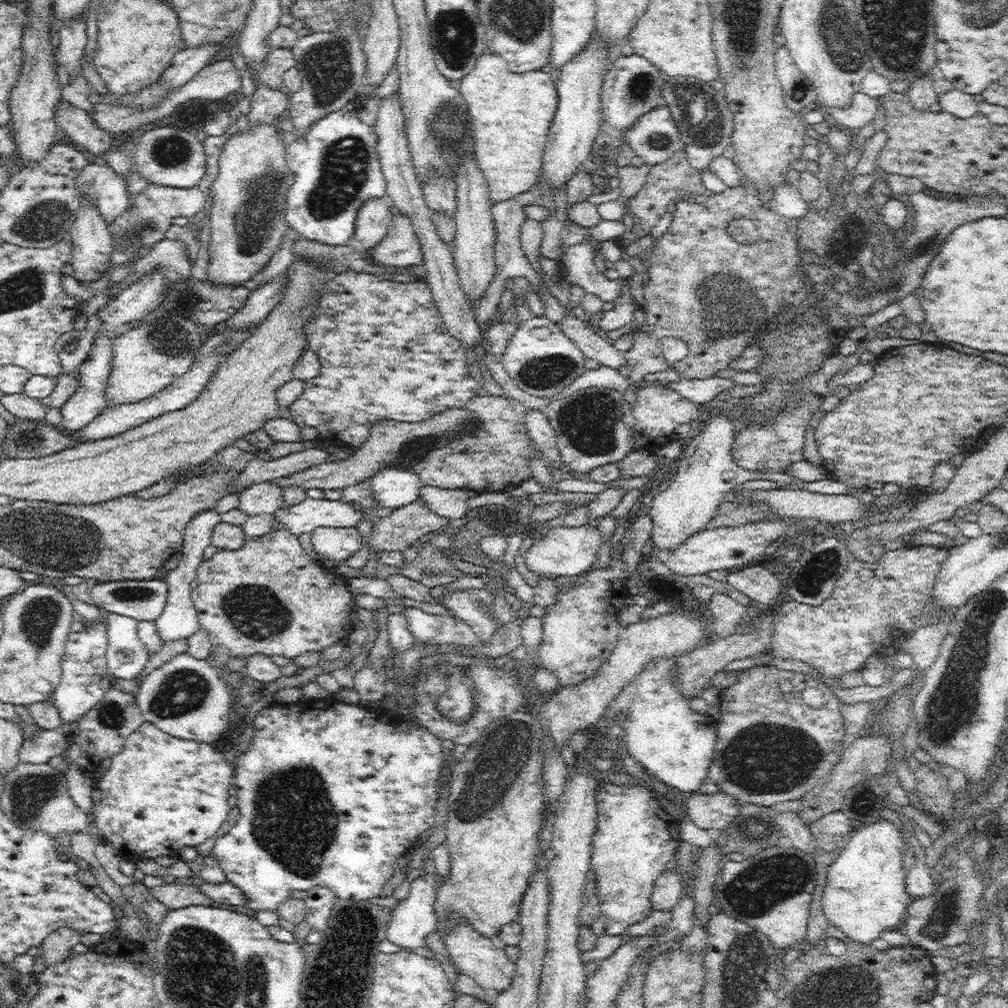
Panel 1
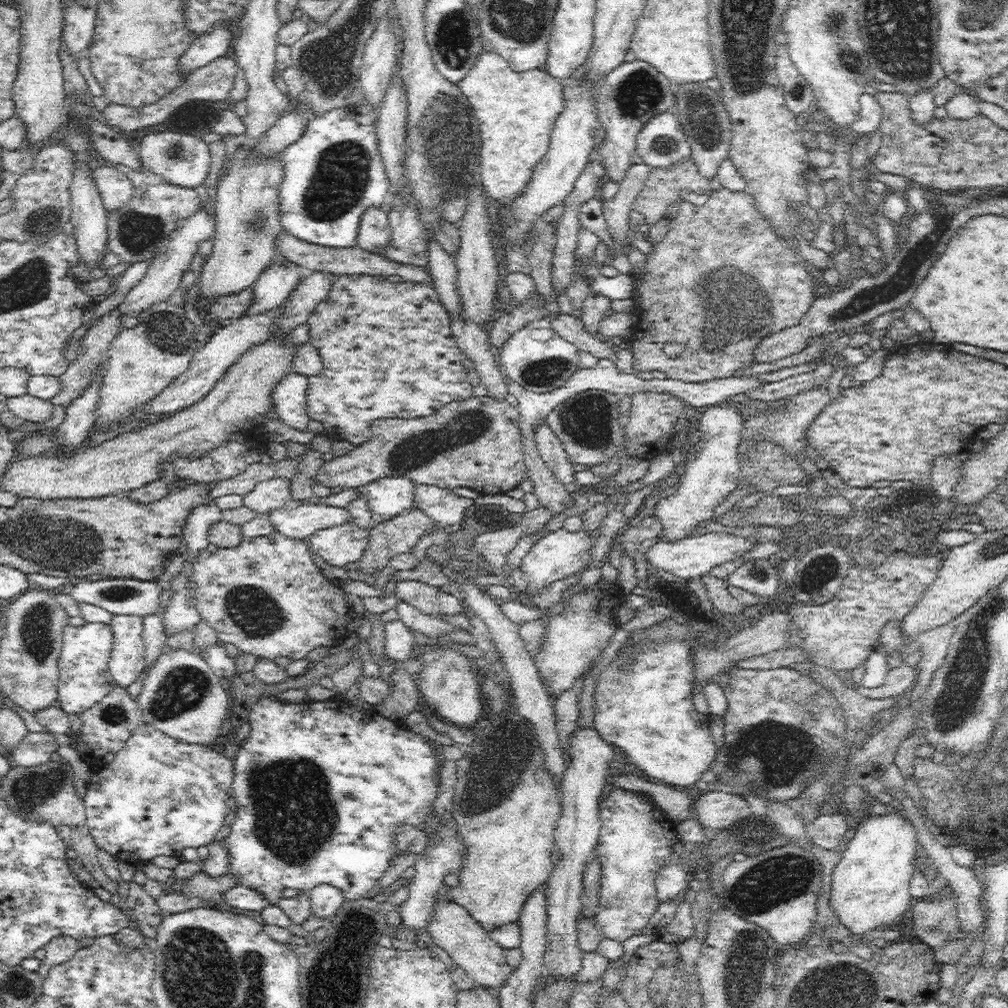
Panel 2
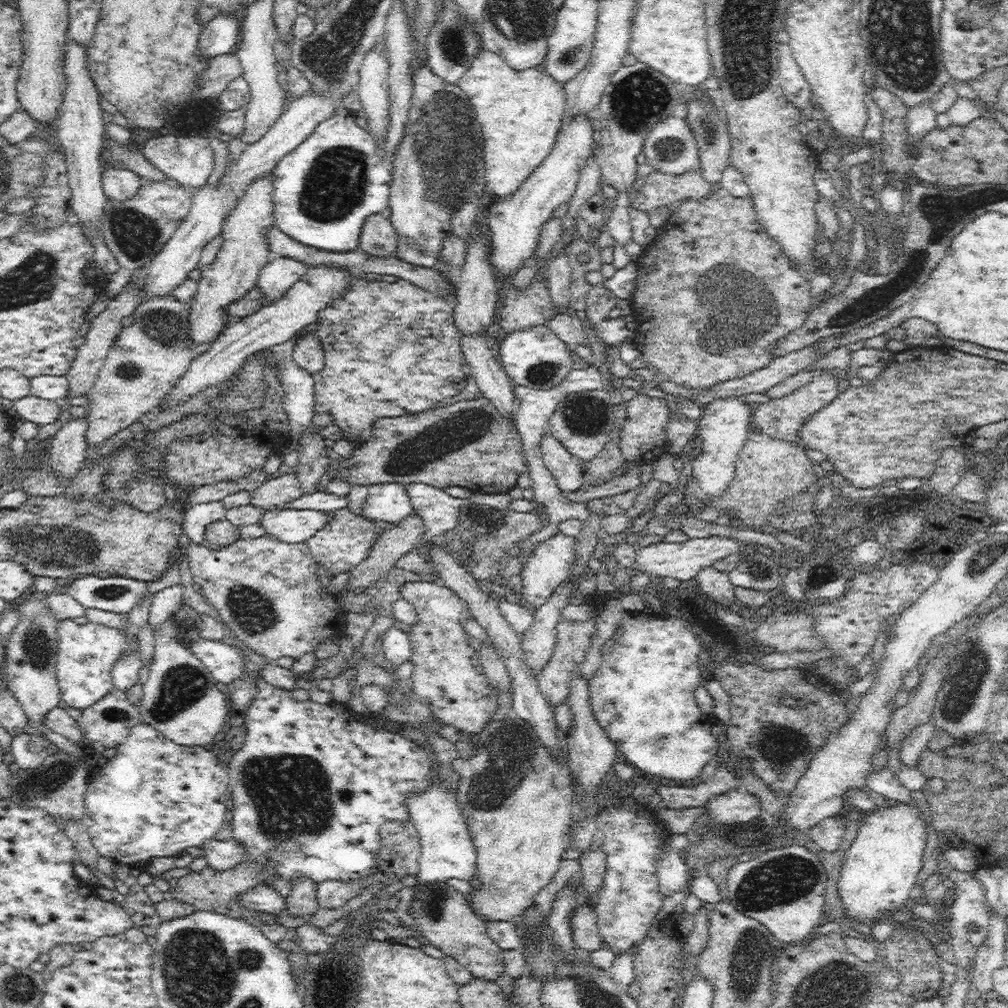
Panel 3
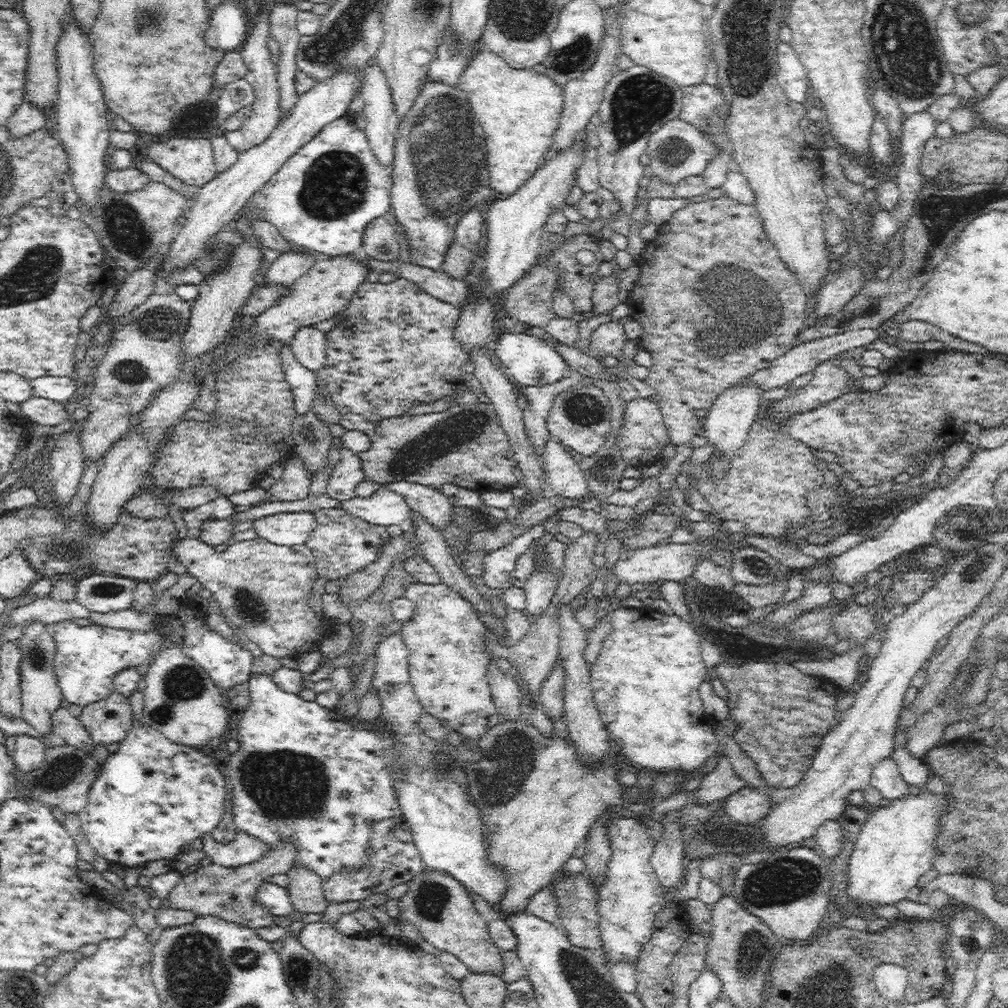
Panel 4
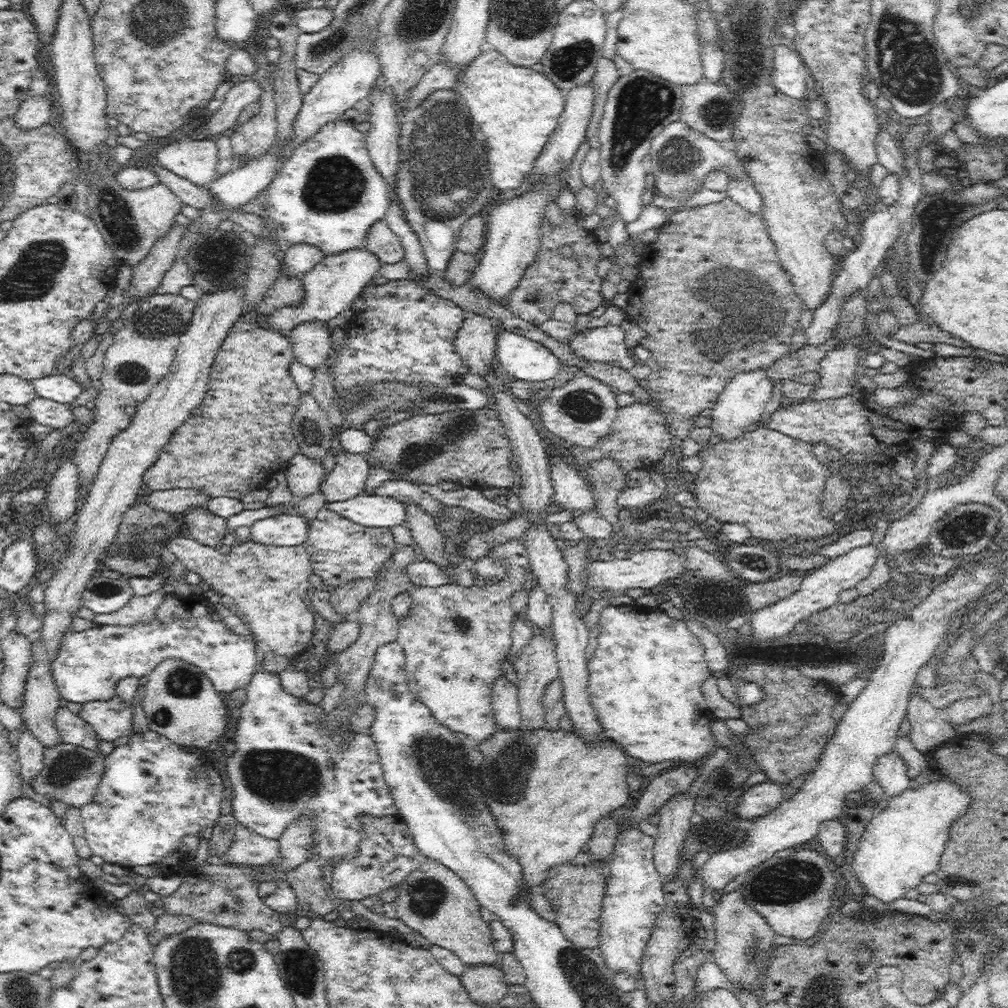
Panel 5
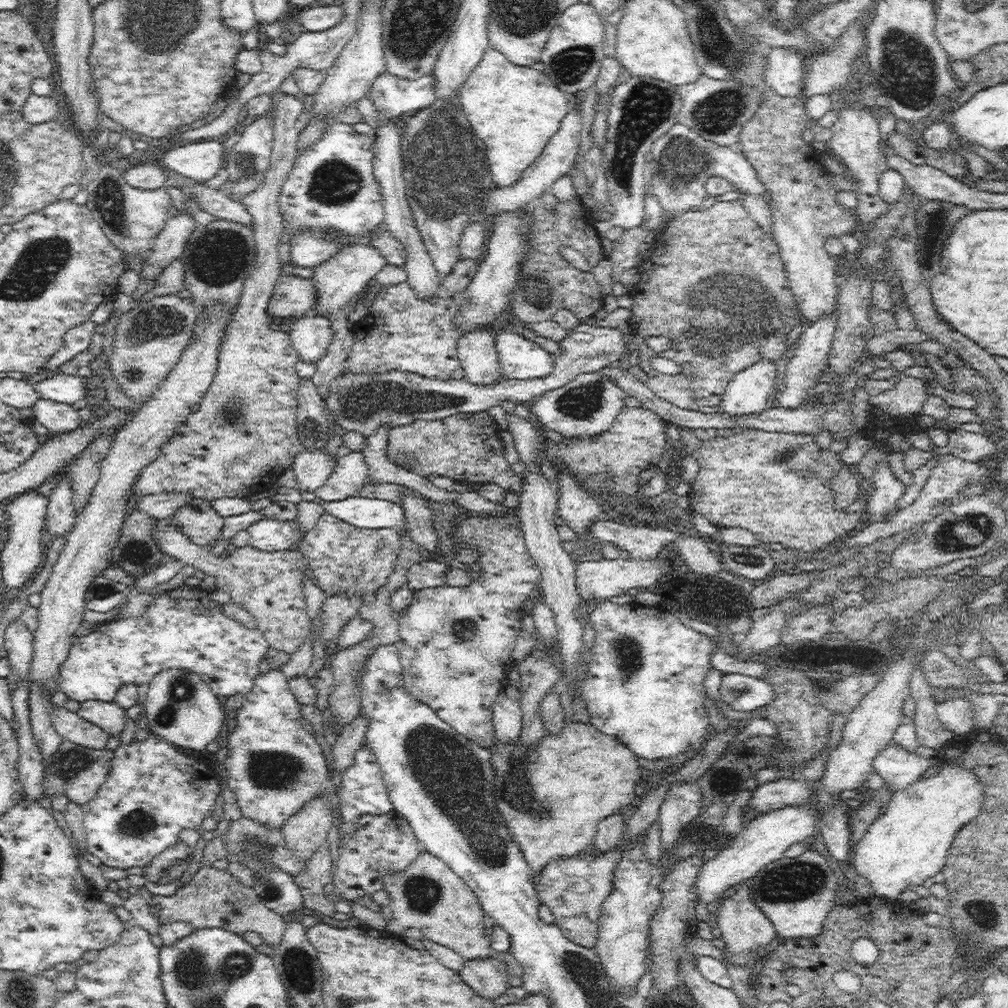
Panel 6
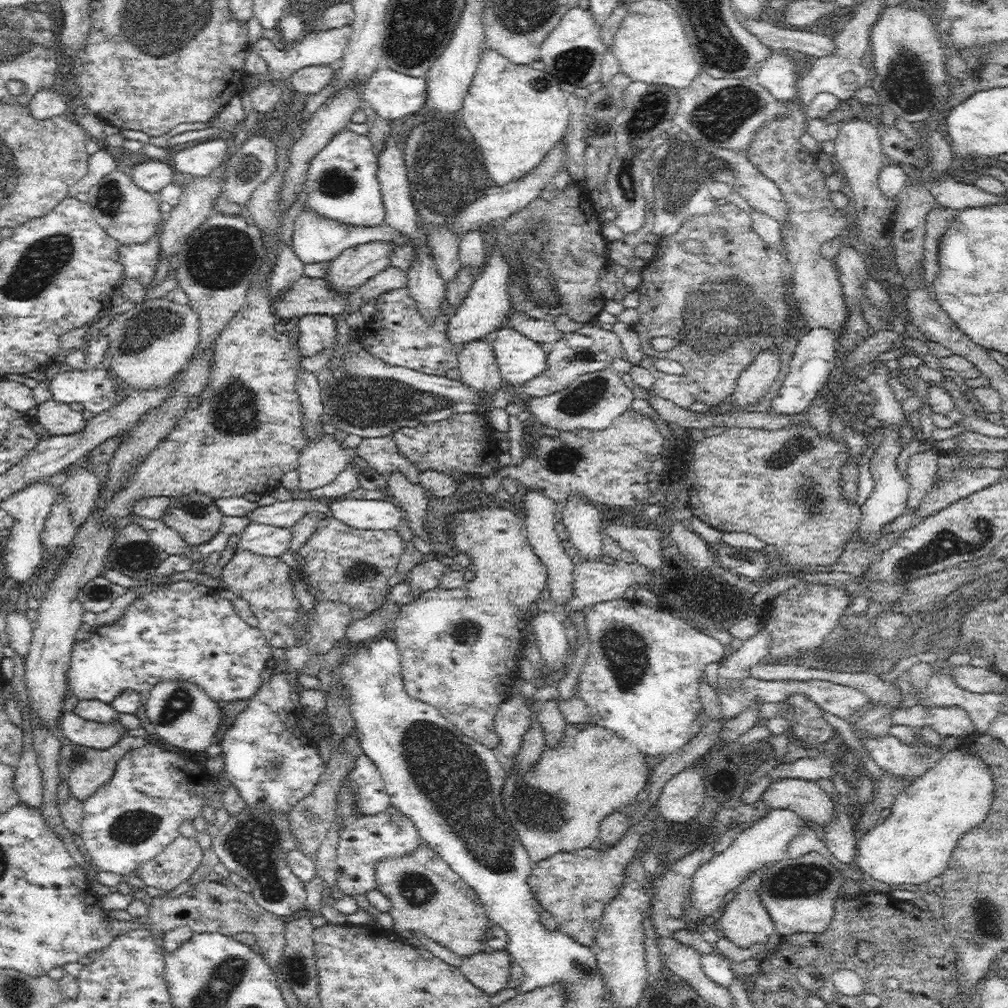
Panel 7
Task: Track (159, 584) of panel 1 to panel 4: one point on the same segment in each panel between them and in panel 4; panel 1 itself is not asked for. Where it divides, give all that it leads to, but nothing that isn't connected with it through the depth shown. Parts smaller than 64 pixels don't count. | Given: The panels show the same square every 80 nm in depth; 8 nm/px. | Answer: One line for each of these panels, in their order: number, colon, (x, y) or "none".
2: (121, 596)
3: (118, 595)
4: (98, 593)

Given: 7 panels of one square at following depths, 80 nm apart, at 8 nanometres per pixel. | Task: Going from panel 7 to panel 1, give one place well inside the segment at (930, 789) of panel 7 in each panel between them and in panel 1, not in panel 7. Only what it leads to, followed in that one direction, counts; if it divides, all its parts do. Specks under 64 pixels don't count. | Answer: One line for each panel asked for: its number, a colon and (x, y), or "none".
1: (865, 893)
2: (870, 885)
3: (879, 869)
4: (896, 845)
5: (901, 845)
6: (908, 844)

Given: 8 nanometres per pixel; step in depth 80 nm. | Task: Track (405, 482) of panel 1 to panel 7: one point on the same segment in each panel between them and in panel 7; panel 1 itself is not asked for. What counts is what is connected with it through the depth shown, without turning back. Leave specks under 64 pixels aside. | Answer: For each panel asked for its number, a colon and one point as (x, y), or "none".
2: (388, 496)
3: (389, 502)
4: (384, 507)
5: (371, 510)
6: (363, 512)
7: (361, 514)

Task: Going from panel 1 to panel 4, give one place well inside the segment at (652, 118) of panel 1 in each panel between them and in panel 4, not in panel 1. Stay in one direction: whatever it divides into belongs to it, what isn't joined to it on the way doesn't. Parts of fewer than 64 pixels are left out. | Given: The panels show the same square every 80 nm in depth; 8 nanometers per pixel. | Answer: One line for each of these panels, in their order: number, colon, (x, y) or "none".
2: (661, 143)
3: (669, 147)
4: (676, 150)

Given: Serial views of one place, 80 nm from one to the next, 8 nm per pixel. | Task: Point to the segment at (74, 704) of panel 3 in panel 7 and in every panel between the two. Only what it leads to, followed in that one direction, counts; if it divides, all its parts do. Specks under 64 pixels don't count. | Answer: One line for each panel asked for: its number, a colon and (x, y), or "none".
4: (87, 658)
5: (88, 664)
6: (184, 628)
7: (184, 630)

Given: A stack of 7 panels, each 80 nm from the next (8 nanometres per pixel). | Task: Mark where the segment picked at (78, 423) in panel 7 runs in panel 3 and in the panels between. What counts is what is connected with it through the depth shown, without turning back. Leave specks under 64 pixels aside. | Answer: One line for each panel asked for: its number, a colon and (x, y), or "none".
3: (39, 410)
4: (39, 410)
5: (48, 412)
6: (57, 416)

